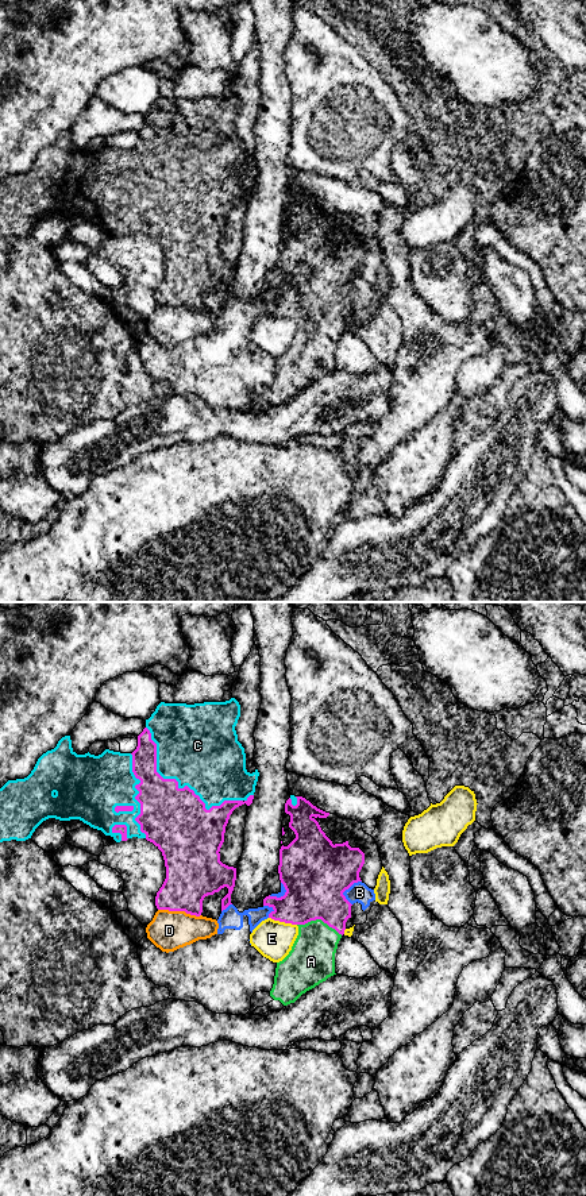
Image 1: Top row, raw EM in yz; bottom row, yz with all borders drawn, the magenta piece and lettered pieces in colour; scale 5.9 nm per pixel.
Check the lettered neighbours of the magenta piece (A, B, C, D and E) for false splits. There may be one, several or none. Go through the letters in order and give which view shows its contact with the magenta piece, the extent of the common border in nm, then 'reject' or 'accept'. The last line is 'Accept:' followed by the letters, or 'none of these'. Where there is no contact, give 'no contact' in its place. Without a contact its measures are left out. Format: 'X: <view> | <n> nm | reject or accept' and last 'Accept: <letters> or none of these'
A: yz | 280 nm | accept
B: yz | 160 nm | reject
C: yz | 700 nm | accept
D: yz | 260 nm | reject
E: yz | 180 nm | reject
Accept: A, C

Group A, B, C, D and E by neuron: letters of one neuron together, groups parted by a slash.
A C / B / D / E

